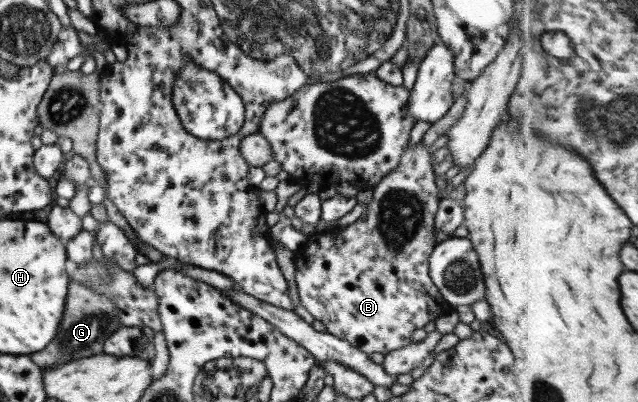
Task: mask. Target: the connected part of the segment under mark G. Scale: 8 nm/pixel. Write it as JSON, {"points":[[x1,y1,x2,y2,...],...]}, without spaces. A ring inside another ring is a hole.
{"points":[[70,280,67,286,67,296,65,296,65,308,63,308,63,316,61,316,61,324,59,324,57,334,43,350,31,353,29,358,39,367,39,370,43,370,79,358,101,354,103,353,103,342,117,328,122,327,121,321,117,320,119,320,117,307,107,295,91,289,89,285]]}

